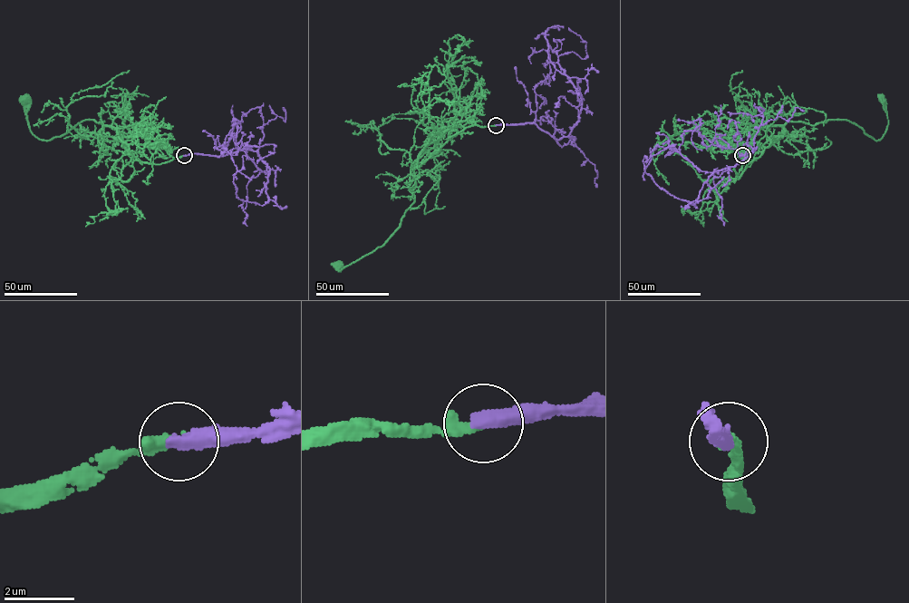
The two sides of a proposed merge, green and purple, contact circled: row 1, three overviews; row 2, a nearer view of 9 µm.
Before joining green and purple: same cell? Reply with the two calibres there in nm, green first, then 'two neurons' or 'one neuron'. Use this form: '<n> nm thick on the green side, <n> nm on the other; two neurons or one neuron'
280 nm thick on the green side, 480 nm on the other; one neuron

